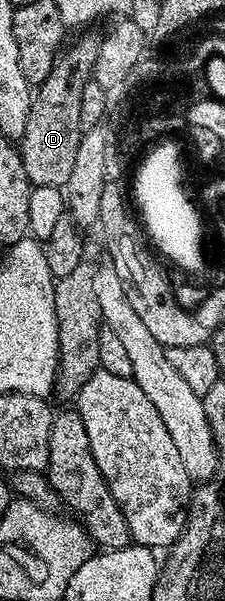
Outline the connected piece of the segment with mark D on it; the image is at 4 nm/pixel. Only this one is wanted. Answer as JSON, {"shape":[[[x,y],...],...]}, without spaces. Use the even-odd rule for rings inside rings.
{"shape":[[[99,34],[84,36],[70,51],[68,49],[65,52],[64,62],[55,66],[54,71],[33,96],[24,138],[20,141],[20,150],[25,172],[28,173],[31,186],[35,188],[63,188],[72,175],[76,150],[84,131],[80,121],[81,94],[93,72],[96,57],[99,56],[100,43]]]}

